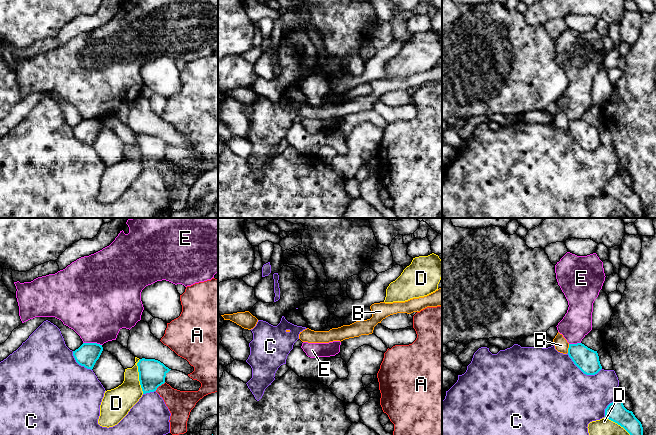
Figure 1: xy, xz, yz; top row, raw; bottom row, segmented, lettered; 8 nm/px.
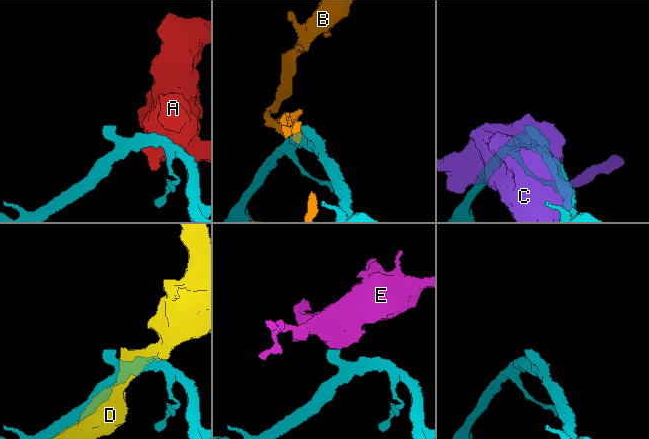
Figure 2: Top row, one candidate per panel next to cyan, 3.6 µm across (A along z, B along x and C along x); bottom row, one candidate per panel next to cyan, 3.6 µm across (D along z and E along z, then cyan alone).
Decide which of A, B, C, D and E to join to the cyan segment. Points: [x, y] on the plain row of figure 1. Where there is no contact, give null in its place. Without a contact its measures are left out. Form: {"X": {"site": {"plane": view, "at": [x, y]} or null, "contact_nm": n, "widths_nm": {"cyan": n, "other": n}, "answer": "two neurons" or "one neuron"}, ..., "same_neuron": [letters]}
{"A": {"site": {"plane": "xy", "at": [160, 161]}, "contact_nm": 110, "widths_nm": {"cyan": 220, "other": 200}, "answer": "two neurons"}, "B": {"site": {"plane": "yz", "at": [568, 124]}, "contact_nm": 70, "widths_nm": {"cyan": 190, "other": 110}, "answer": "two neurons"}, "C": {"site": {"plane": "yz", "at": [583, 148]}, "contact_nm": 300, "widths_nm": {"cyan": 190, "other": 500}, "answer": "two neurons"}, "D": {"site": {"plane": "xy", "at": [139, 152]}, "contact_nm": 280, "widths_nm": {"cyan": 220, "other": 220}, "answer": "two neurons"}, "E": {"site": {"plane": "xy", "at": [92, 119]}, "contact_nm": 150, "widths_nm": {"cyan": 180, "other": 460}, "answer": "two neurons"}, "same_neuron": []}

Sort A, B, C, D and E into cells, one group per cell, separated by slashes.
A / B / C / D / E

